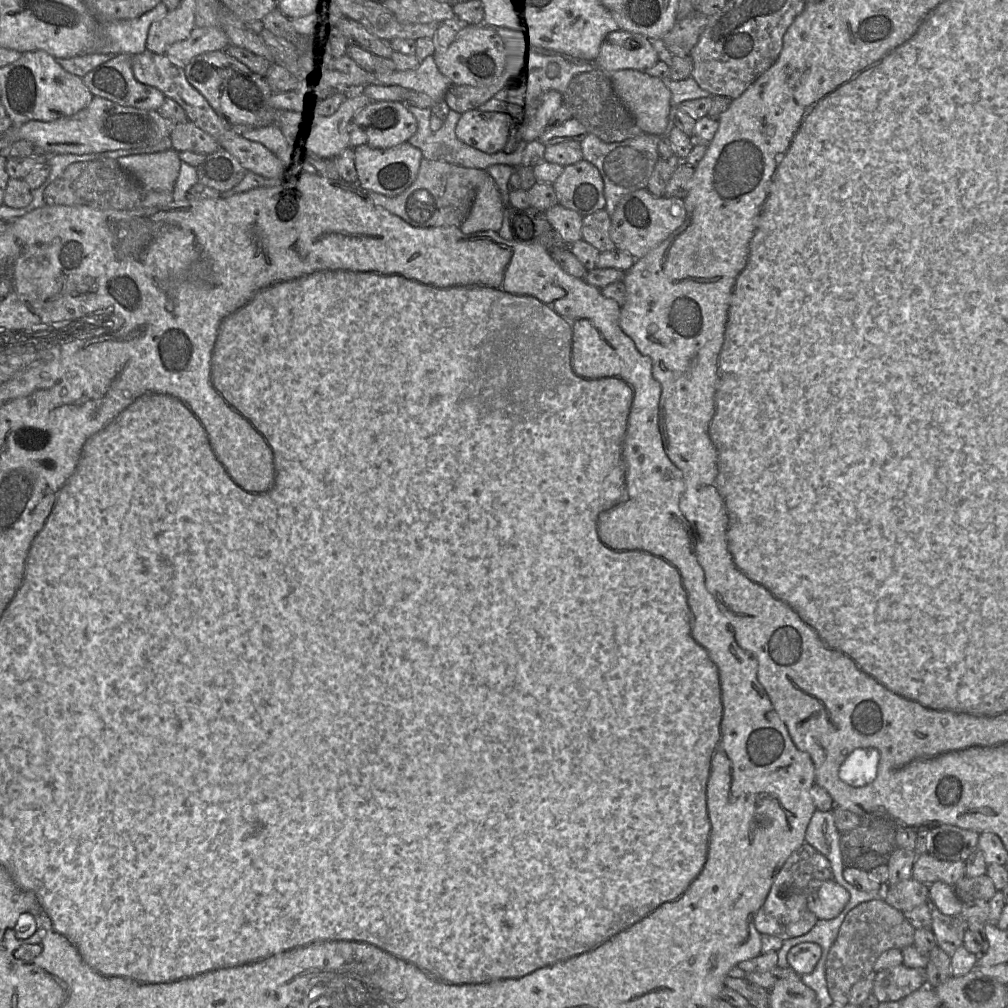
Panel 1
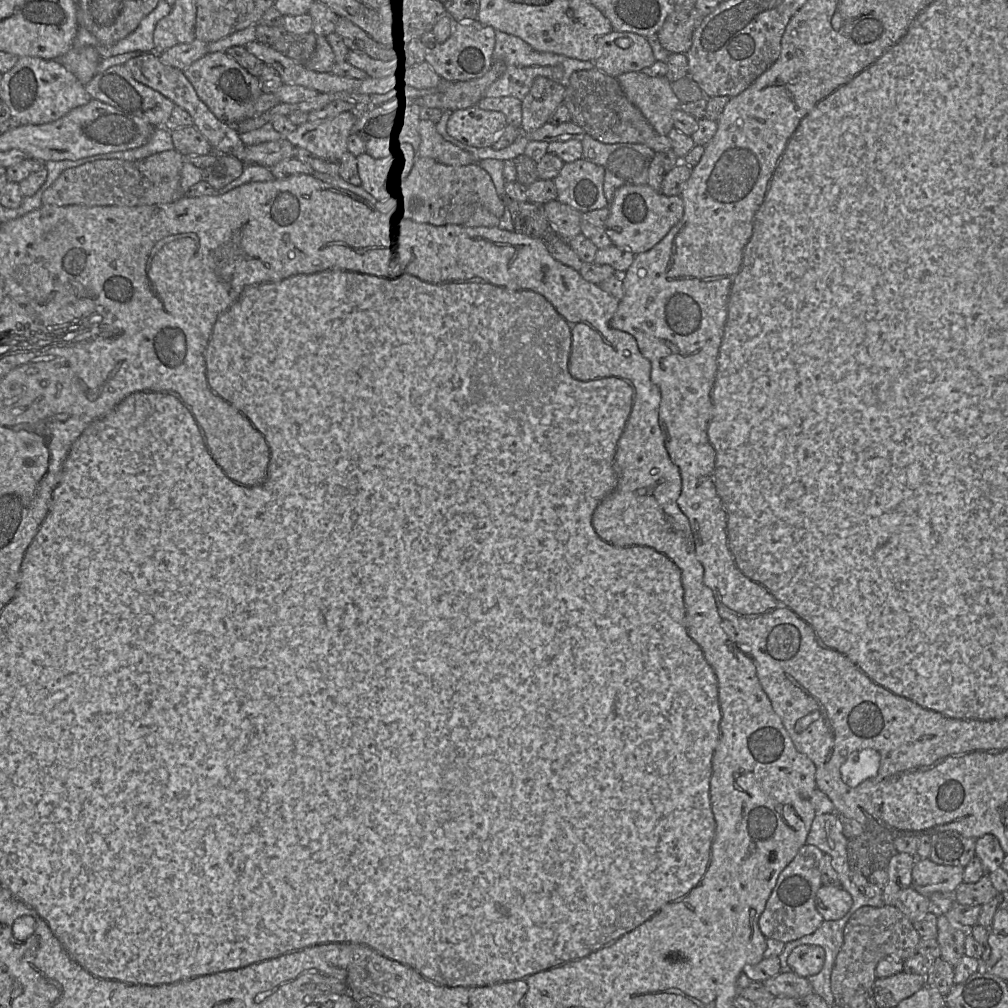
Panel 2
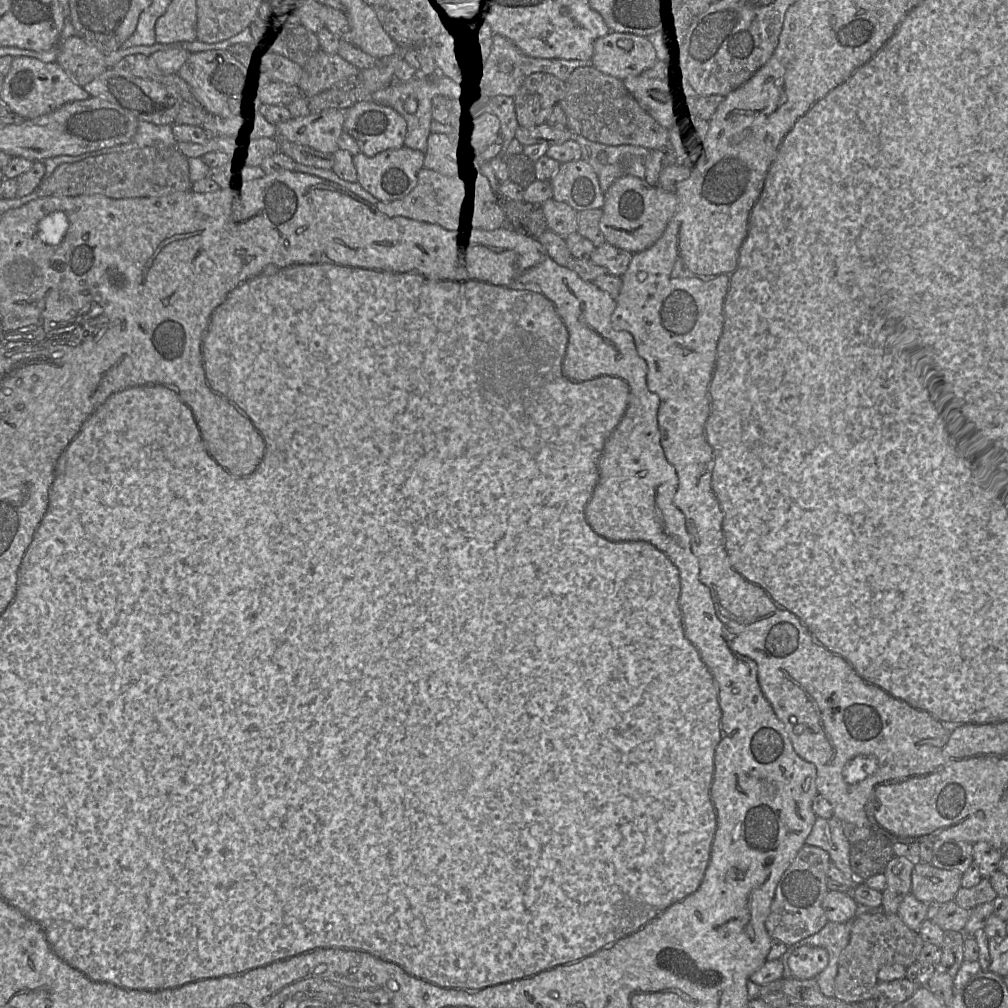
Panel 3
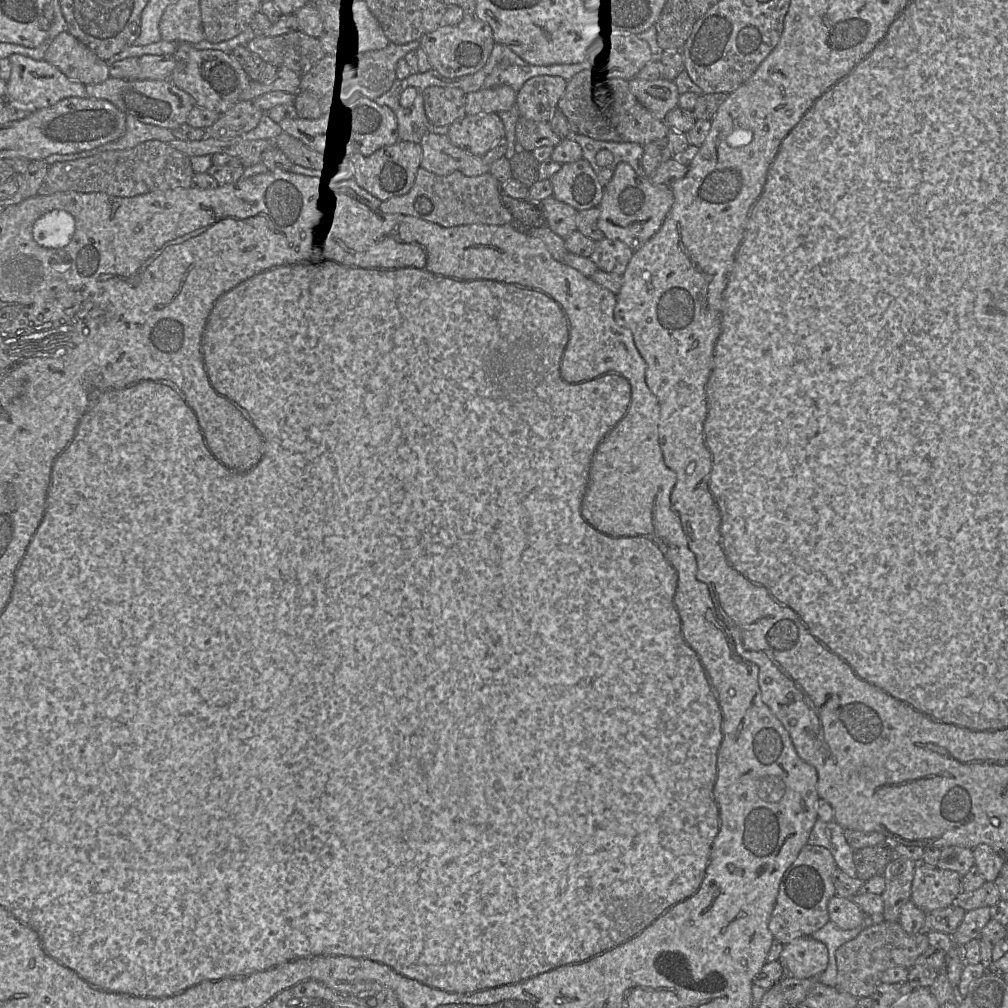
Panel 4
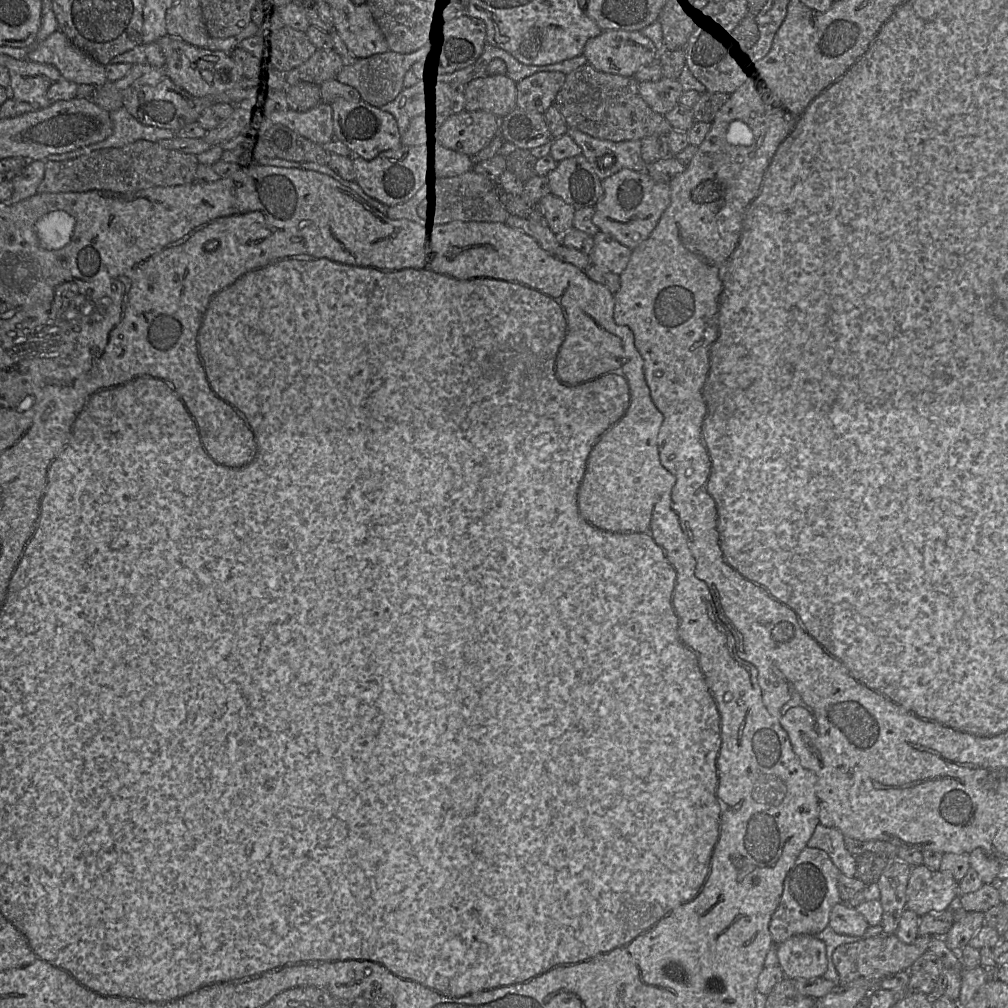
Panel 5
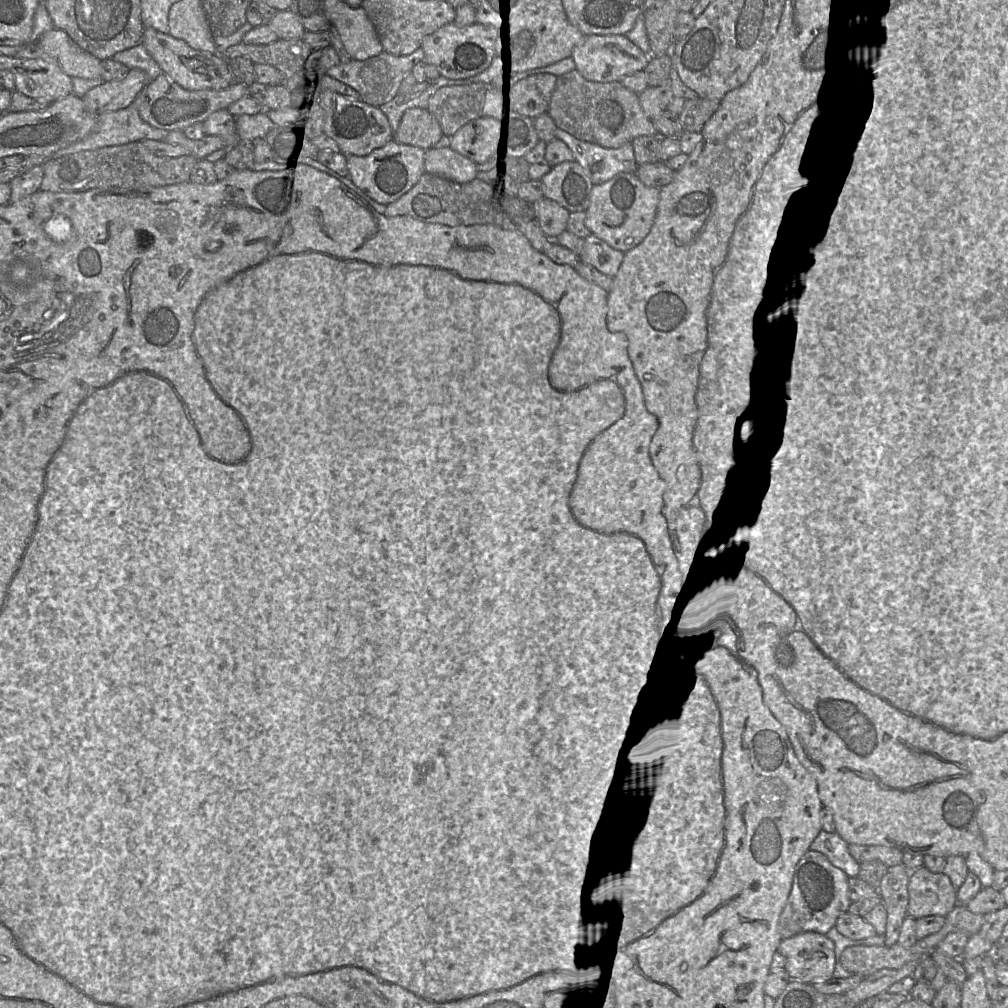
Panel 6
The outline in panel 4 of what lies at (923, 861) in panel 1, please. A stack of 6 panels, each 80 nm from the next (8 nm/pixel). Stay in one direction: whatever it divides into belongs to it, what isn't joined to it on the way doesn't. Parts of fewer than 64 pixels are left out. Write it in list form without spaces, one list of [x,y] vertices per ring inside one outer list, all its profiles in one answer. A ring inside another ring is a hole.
[[[918,863],[911,887],[910,901],[925,913],[955,904],[962,892],[962,876],[956,871]]]

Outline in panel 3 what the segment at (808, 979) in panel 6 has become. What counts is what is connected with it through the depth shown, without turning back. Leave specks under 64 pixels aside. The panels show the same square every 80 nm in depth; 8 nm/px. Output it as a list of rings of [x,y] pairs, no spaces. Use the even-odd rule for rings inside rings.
[[[801,945],[793,949],[787,962],[792,977],[813,979],[828,965],[829,955],[824,947]]]

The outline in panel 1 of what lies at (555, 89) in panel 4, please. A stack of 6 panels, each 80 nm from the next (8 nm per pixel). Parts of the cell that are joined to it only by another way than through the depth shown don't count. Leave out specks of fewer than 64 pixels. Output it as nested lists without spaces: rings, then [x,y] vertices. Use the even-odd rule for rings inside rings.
[[[549,90],[526,107],[526,141],[540,141],[550,120],[564,103],[564,94]]]

